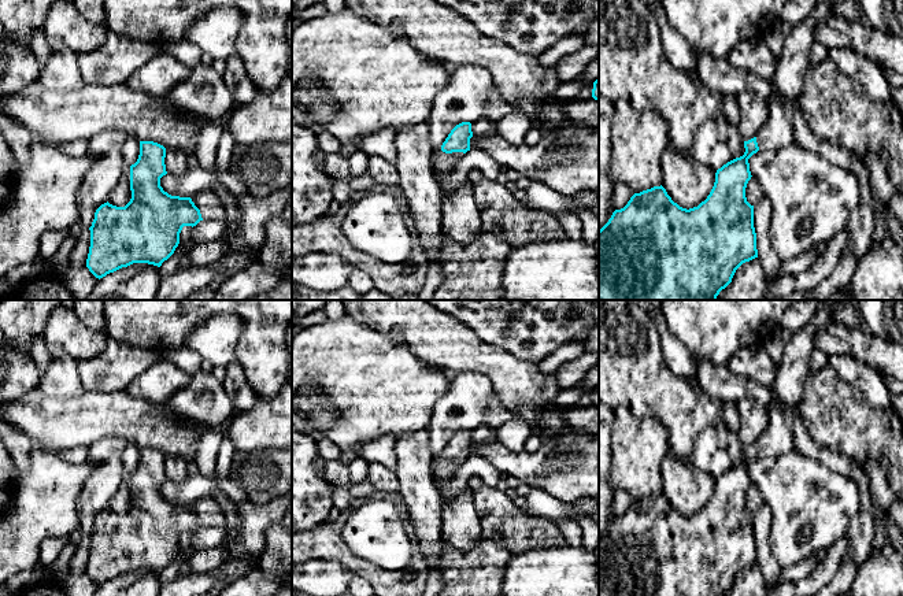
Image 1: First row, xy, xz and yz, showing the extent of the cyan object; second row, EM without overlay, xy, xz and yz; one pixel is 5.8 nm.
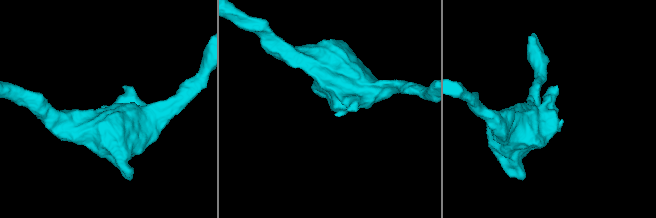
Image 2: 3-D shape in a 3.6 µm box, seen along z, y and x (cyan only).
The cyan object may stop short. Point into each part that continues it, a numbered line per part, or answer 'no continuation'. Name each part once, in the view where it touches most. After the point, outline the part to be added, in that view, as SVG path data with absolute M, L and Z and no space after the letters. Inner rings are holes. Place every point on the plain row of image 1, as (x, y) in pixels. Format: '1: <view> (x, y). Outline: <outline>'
1: xz (443, 470). Outline: M443 458L433 459L430 467L436 485L441 488L452 480L456 469L463 463L463 459L445 460Z

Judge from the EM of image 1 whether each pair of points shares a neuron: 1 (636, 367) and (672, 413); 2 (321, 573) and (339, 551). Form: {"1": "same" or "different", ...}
{"1": "same", "2": "different"}

